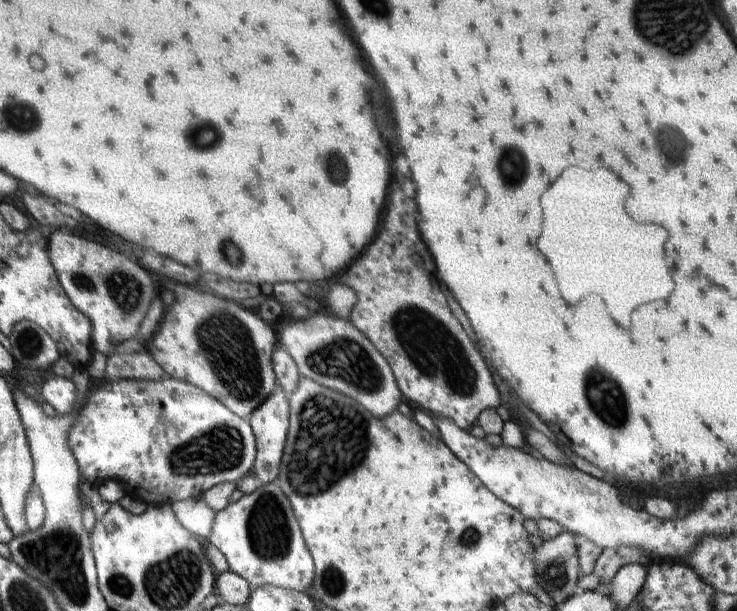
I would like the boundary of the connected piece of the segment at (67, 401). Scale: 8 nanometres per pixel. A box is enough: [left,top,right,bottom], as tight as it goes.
[40,378,78,416]

